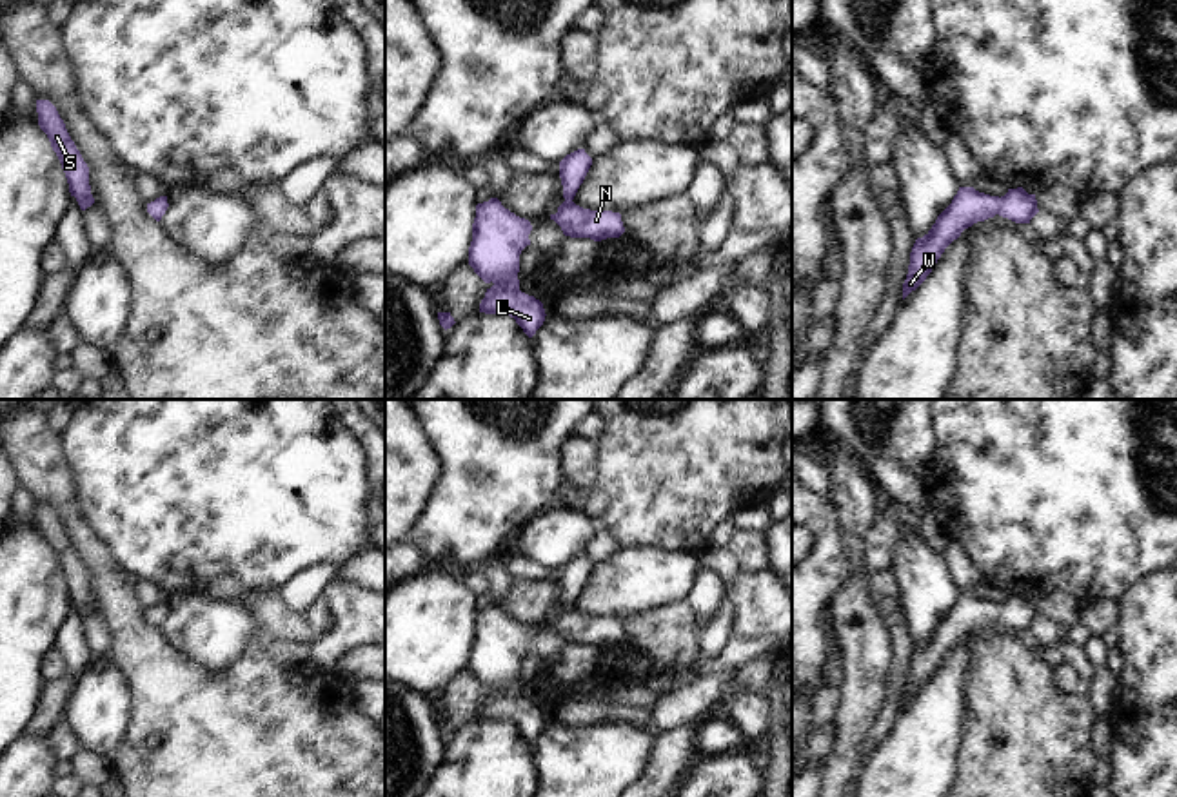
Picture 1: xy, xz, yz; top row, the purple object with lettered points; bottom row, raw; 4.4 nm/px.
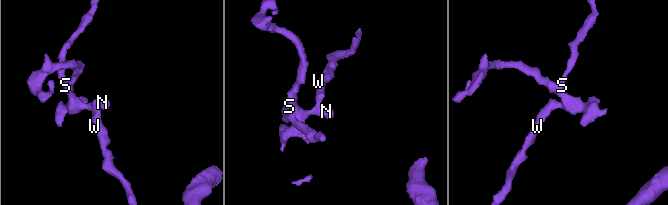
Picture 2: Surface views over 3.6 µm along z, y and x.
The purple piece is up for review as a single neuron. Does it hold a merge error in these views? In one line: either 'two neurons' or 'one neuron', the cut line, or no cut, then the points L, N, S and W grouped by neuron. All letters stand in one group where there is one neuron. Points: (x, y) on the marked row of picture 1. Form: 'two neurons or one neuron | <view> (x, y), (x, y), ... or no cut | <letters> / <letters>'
one neuron | no cut | L N S W

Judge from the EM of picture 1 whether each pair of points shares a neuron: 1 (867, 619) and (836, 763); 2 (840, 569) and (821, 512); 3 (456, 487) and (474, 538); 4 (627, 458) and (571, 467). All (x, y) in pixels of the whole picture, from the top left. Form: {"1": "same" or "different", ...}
{"1": "same", "2": "same", "3": "same", "4": "different"}

